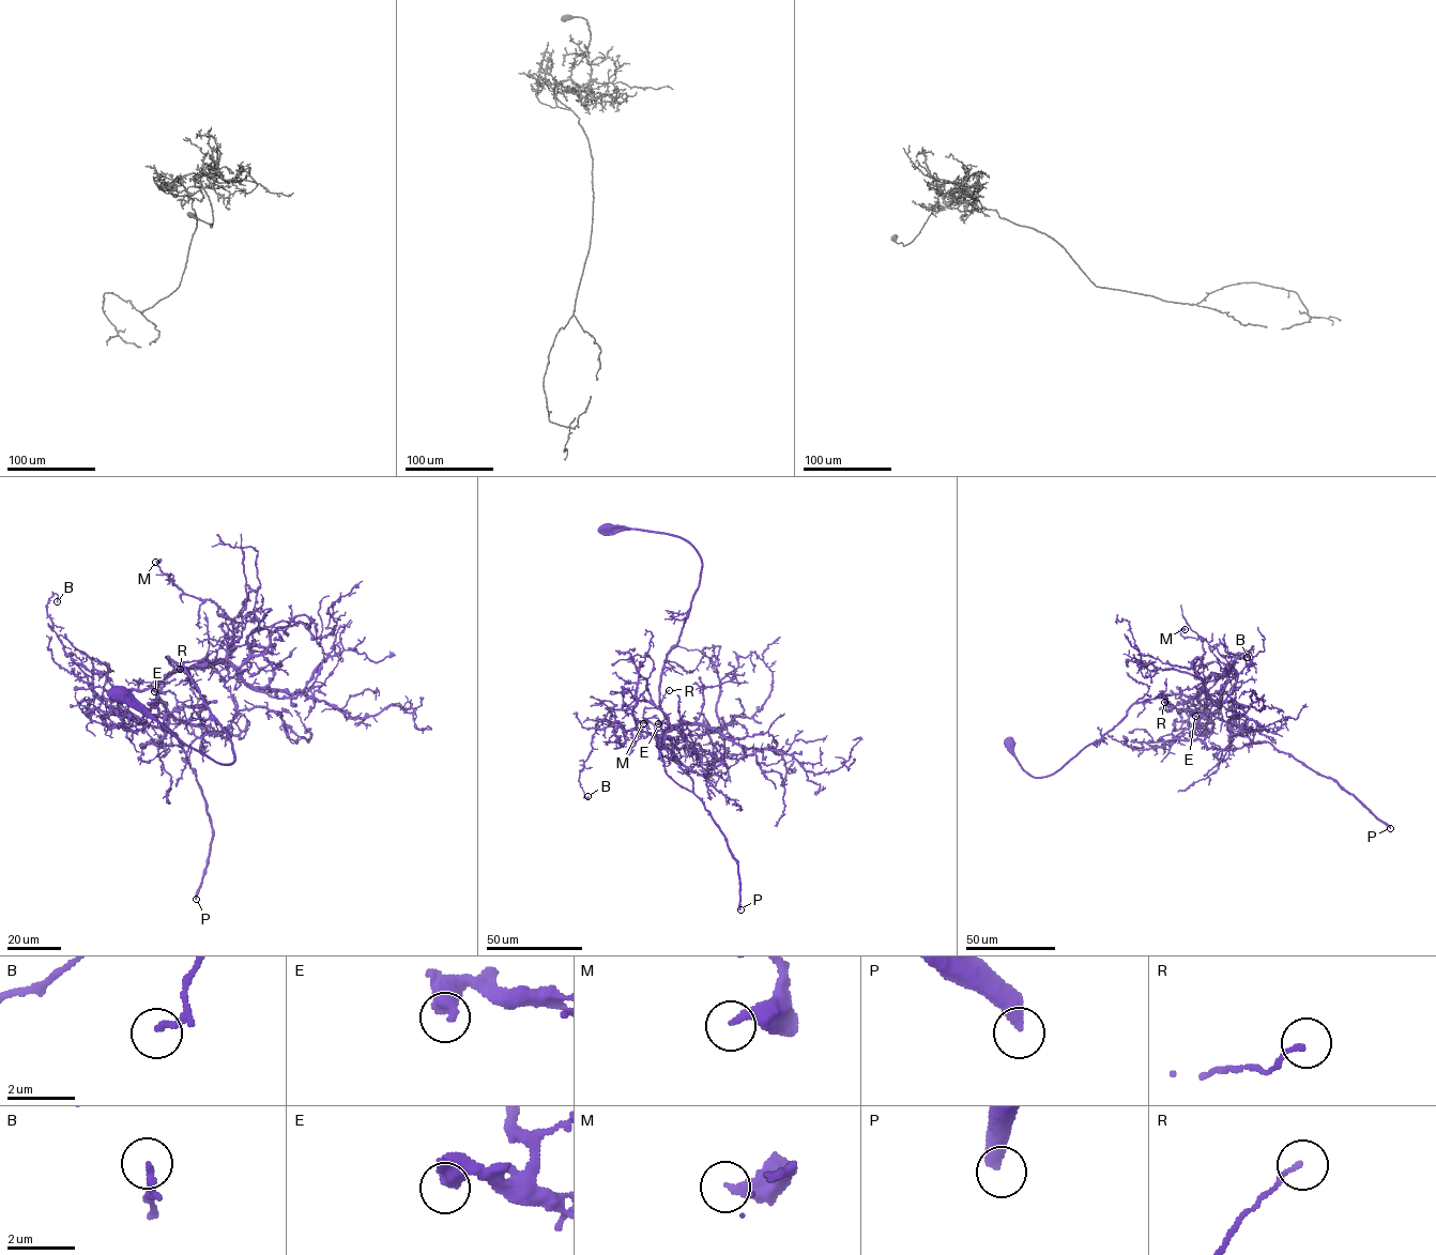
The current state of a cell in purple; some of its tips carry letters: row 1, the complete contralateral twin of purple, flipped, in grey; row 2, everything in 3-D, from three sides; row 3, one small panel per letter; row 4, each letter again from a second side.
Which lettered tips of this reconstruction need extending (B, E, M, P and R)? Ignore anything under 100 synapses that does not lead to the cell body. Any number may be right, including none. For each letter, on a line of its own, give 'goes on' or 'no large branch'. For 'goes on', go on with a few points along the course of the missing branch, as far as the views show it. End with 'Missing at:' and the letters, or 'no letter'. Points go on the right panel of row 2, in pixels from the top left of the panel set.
B: no large branch
E: no large branch
M: no large branch
P: goes on
R: no large branch
Missing at: P

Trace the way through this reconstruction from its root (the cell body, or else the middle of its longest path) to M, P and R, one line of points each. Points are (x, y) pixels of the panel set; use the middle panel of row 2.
M: (607, 529), (675, 535), (702, 562), (659, 701), (671, 724), (703, 725), (712, 763), (643, 723)
P: (607, 529), (675, 535), (702, 562), (662, 670), (662, 737), (736, 861), (741, 909)
R: (607, 529), (675, 535), (702, 562), (660, 678), (669, 724), (652, 735), (643, 710), (669, 690)

